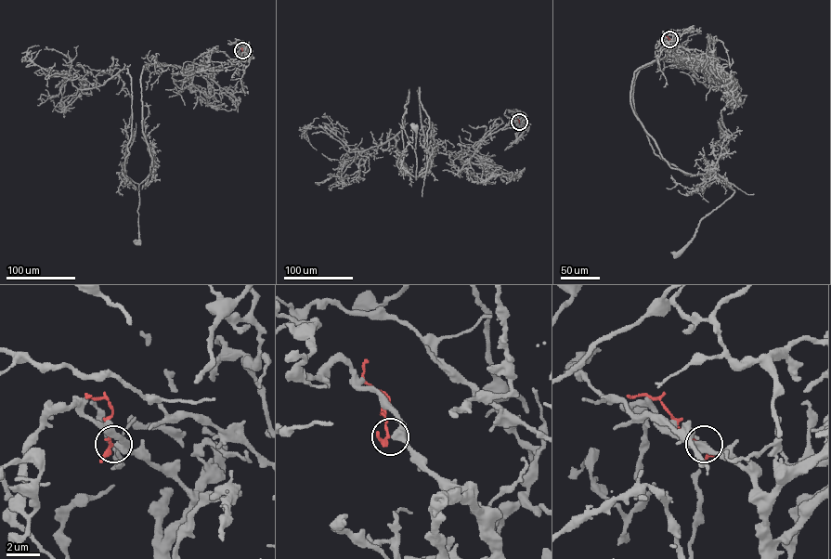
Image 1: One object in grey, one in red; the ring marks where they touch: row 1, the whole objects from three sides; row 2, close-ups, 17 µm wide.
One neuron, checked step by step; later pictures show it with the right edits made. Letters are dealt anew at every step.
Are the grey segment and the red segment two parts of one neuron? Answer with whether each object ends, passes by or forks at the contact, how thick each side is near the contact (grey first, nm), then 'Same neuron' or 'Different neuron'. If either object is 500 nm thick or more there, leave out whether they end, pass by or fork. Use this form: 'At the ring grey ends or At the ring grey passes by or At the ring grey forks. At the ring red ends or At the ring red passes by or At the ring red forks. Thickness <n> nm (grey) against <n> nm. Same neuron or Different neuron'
At the ring grey passes by. At the ring red passes by. Thickness 360 nm (grey) against 240 nm. Different neuron

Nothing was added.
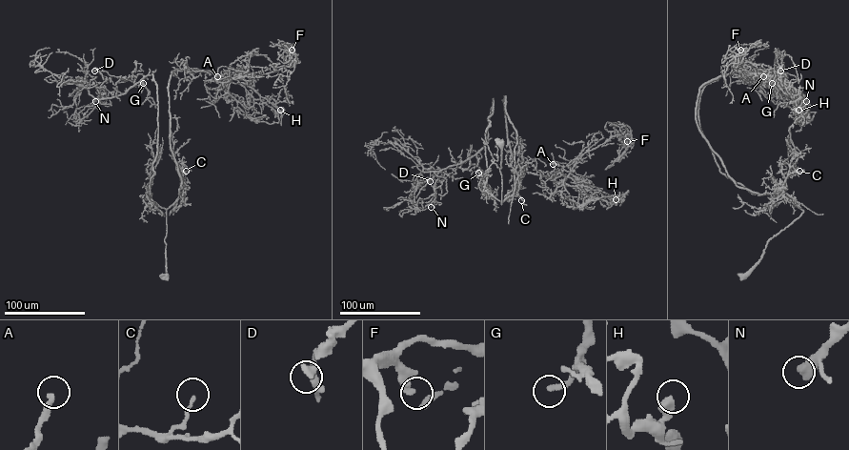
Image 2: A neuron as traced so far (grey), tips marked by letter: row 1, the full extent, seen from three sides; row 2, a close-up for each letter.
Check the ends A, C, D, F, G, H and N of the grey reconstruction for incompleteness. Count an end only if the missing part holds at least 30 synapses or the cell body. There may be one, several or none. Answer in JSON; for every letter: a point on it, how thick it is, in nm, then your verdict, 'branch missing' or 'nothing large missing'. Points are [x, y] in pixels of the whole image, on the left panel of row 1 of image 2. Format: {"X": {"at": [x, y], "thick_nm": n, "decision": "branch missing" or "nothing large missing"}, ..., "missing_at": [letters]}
{"A": {"at": [217, 76], "thick_nm": 280, "decision": "branch missing"}, "C": {"at": [186, 171], "thick_nm": 140, "decision": "nothing large missing"}, "D": {"at": [94, 71], "thick_nm": 360, "decision": "nothing large missing"}, "F": {"at": [292, 50], "thick_nm": 360, "decision": "nothing large missing"}, "G": {"at": [143, 83], "thick_nm": 240, "decision": "branch missing"}, "H": {"at": [280, 110], "thick_nm": 480, "decision": "nothing large missing"}, "N": {"at": [95, 101], "thick_nm": 500, "decision": "branch missing"}, "missing_at": ["A", "G", "N"]}

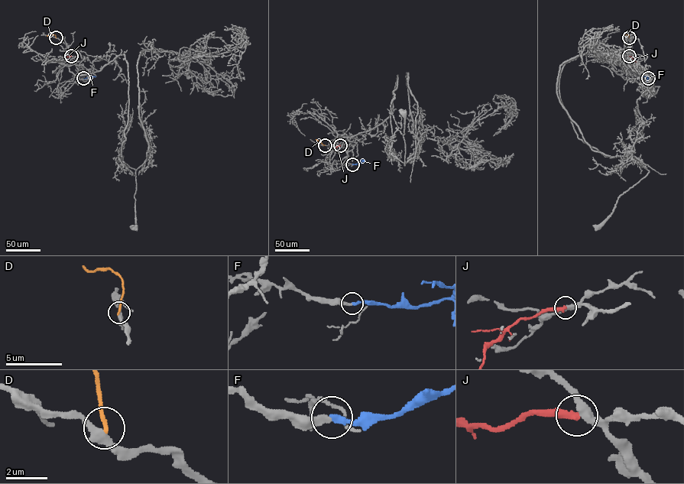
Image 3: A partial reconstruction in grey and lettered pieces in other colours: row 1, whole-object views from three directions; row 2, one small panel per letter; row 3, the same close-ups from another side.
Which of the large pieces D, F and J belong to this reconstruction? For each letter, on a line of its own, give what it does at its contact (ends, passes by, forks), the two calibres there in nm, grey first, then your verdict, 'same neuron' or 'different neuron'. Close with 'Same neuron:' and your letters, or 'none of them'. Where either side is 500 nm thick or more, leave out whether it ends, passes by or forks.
D: it ends; calibres 360 and 200 nm; different neuron
F: it ends; calibres 200 and 260 nm; same neuron
J: it ends; calibres 360 and 320 nm; different neuron
Same neuron: F

